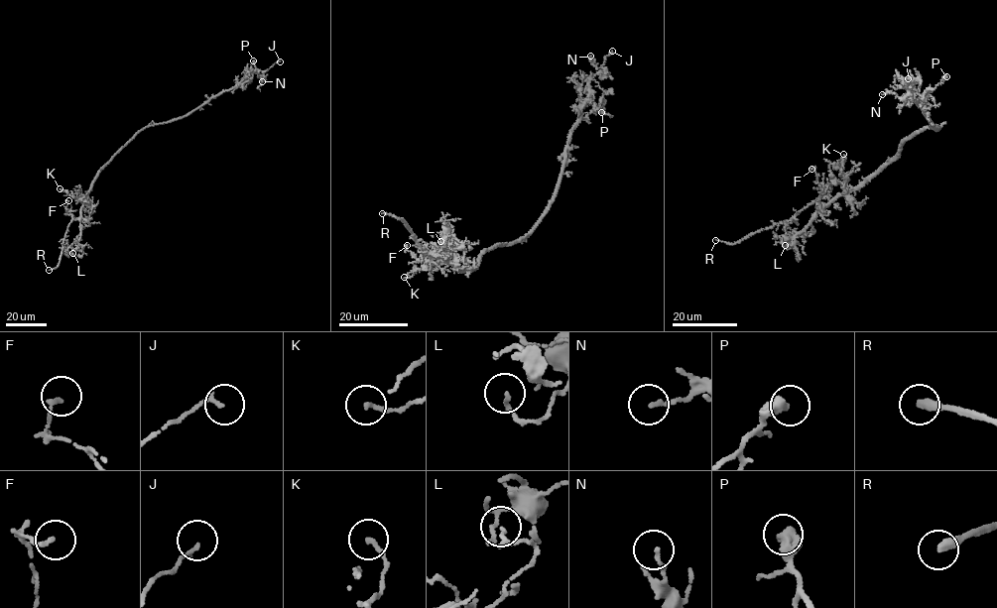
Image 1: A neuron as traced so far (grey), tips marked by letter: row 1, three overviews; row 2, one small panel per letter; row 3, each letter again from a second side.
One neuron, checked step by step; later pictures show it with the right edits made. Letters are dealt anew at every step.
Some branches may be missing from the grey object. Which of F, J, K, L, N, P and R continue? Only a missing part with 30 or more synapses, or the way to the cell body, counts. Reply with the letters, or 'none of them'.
R

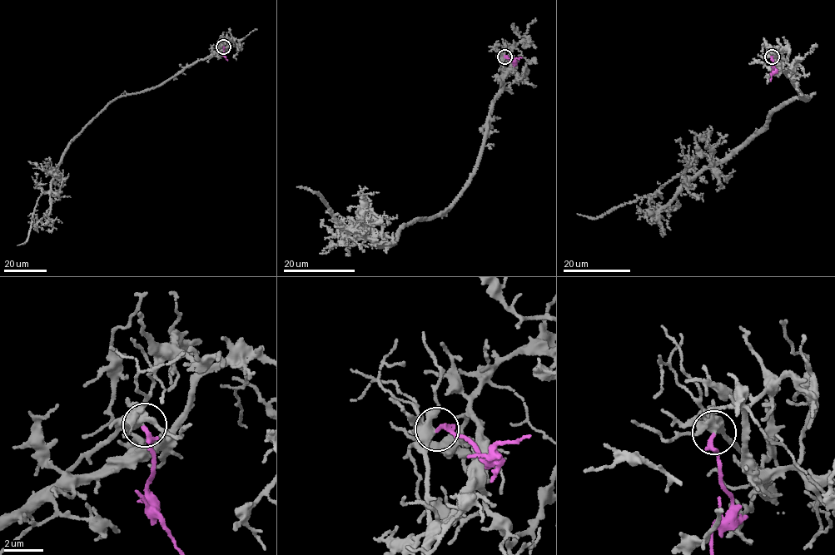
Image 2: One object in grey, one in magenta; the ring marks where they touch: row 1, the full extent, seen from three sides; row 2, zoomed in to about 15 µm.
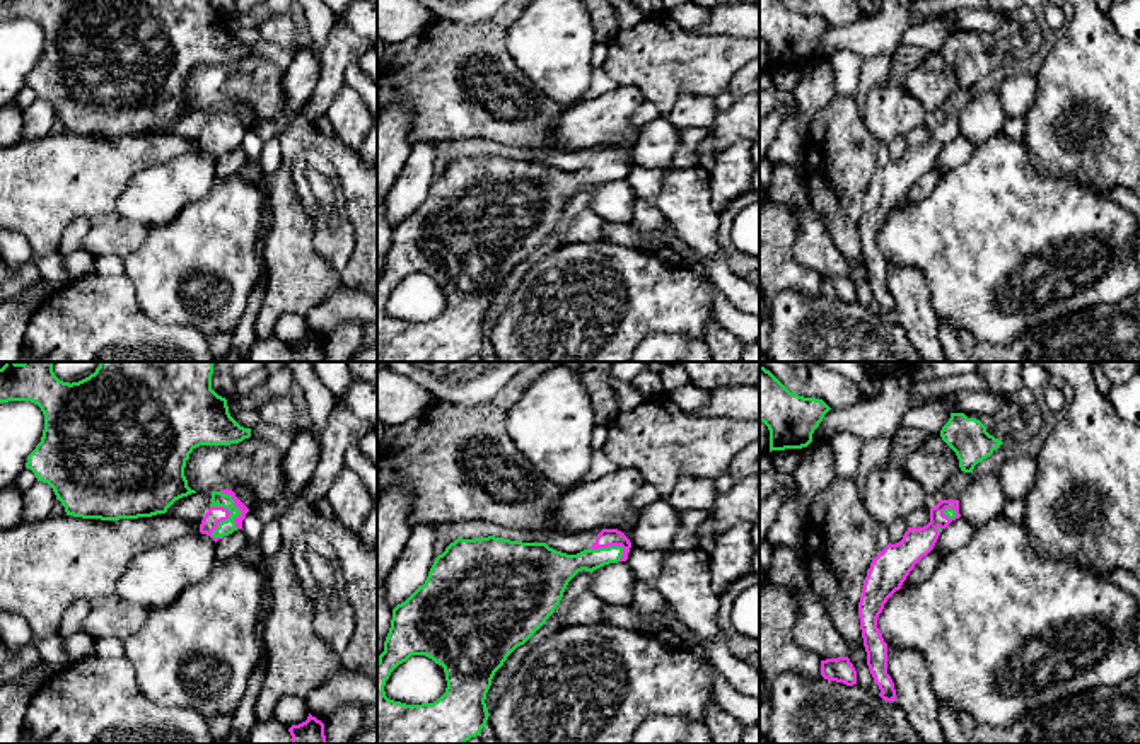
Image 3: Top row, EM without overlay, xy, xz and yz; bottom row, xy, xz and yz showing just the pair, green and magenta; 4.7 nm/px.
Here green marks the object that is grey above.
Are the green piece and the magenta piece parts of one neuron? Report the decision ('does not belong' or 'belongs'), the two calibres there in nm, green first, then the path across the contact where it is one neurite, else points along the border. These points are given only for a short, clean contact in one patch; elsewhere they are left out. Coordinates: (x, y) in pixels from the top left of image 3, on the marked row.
belongs; 70 nm thick on the green side, 80 nm on the other; runs through xy (226, 528), (224, 521), (215, 514)

